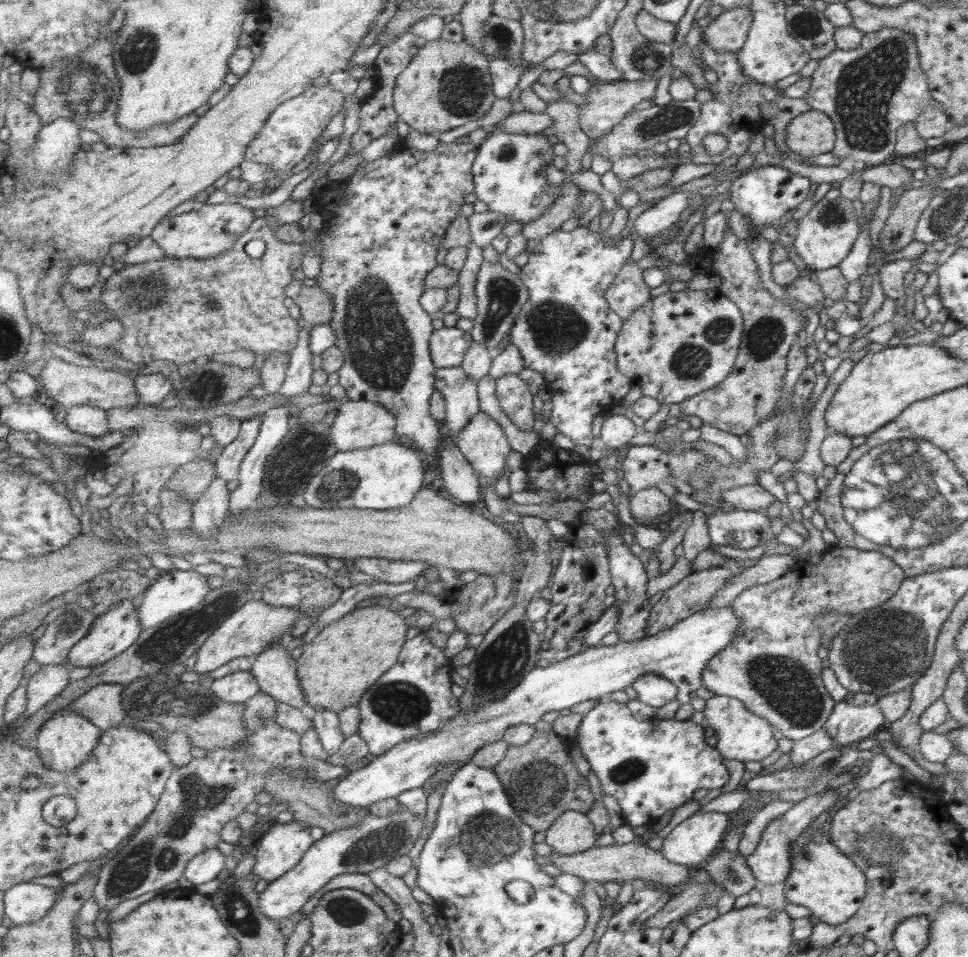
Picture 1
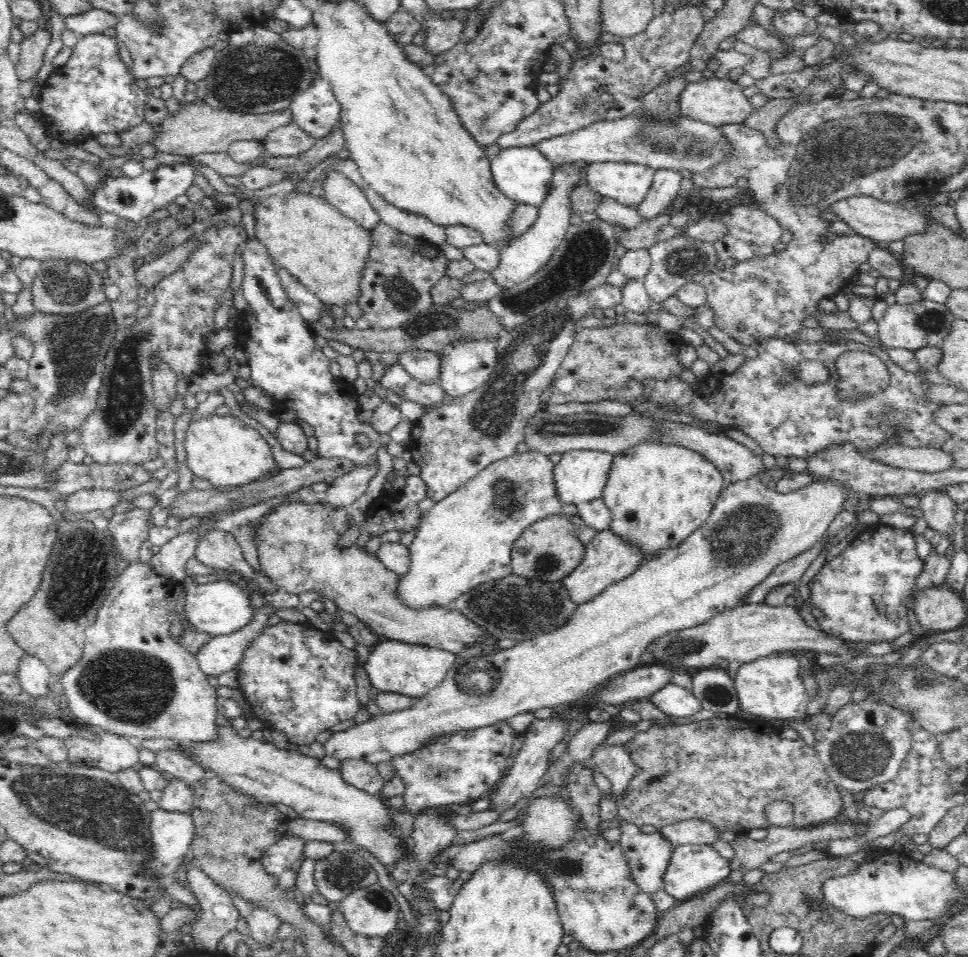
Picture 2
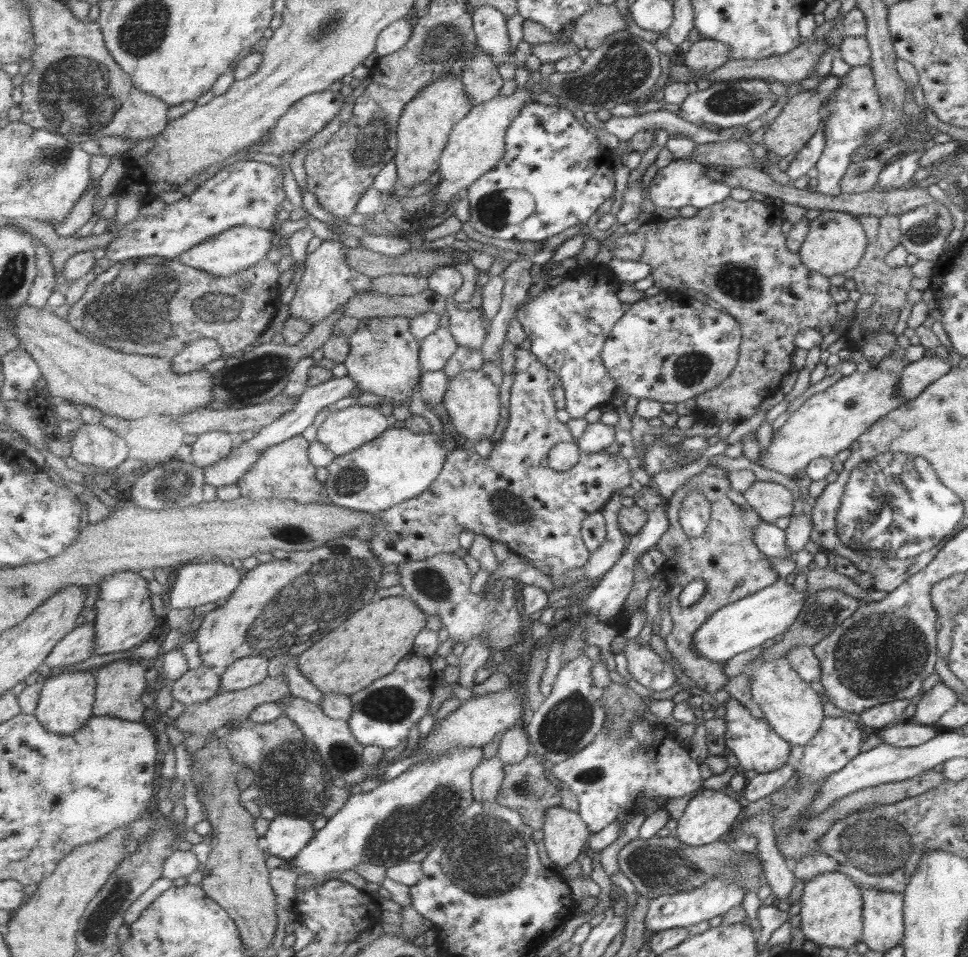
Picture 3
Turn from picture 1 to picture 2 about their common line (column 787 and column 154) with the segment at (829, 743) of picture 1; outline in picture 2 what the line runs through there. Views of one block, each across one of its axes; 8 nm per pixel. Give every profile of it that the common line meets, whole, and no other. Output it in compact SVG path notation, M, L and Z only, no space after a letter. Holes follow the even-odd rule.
M158 750L156 754L156 762L154 767L158 770L165 770L170 772L174 777L182 777L187 783L194 784L194 782L200 779L200 782L204 782L209 774L204 773L204 769L197 763L197 760L193 760L191 756L183 754L180 750Z

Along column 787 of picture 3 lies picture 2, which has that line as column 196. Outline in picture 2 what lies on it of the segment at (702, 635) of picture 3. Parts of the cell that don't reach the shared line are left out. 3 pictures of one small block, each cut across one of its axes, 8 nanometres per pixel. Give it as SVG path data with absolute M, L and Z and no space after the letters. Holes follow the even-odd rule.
M185 577L183 581L187 582L188 588L187 596L182 599L181 609L184 609L186 619L196 626L196 629L210 633L215 637L242 630L248 626L249 622L252 622L255 609L239 580L229 580L229 577L223 577L214 582L197 584Z

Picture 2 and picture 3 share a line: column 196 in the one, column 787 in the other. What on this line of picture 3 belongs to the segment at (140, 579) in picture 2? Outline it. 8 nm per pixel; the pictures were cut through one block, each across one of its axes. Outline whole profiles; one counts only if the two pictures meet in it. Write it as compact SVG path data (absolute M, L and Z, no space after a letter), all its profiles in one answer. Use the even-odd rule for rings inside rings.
M758 656L744 665L741 676L749 678L749 697L753 706L757 705L763 714L763 720L769 728L785 740L790 746L805 747L813 734L817 732L823 716L823 702L817 693L811 690L805 680L797 677L784 656L773 660L762 660Z

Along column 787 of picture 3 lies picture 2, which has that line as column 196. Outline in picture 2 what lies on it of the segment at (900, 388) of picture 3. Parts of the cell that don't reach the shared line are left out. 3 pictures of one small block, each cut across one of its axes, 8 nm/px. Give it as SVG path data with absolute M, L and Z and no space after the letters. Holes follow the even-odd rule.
M213 413L194 417L184 432L187 466L194 477L204 478L217 488L250 484L277 466L269 444L244 421L233 416Z

